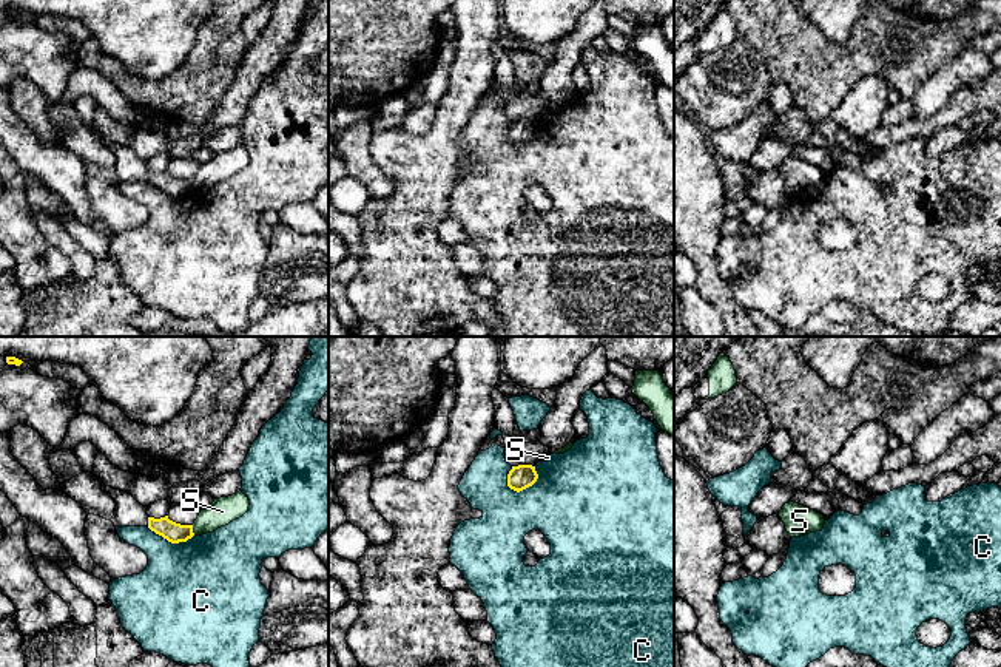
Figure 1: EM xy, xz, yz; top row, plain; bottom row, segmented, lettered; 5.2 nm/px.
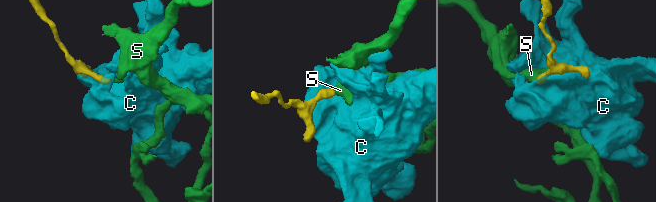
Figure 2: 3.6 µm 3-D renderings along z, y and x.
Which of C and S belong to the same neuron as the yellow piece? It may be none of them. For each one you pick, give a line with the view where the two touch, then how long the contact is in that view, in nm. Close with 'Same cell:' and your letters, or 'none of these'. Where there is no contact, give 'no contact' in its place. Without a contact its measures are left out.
Same cell: none of these

